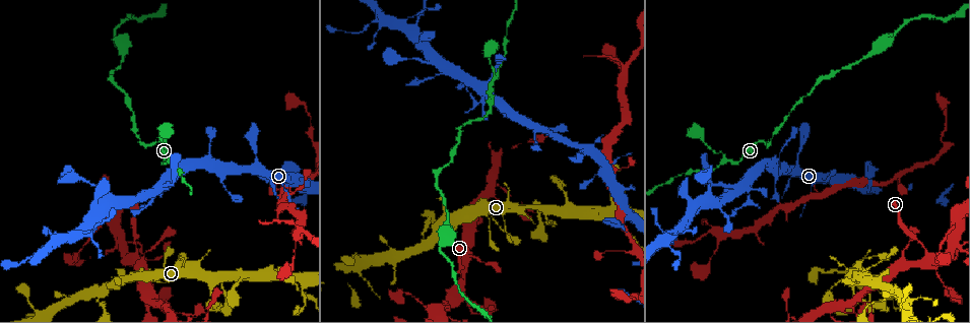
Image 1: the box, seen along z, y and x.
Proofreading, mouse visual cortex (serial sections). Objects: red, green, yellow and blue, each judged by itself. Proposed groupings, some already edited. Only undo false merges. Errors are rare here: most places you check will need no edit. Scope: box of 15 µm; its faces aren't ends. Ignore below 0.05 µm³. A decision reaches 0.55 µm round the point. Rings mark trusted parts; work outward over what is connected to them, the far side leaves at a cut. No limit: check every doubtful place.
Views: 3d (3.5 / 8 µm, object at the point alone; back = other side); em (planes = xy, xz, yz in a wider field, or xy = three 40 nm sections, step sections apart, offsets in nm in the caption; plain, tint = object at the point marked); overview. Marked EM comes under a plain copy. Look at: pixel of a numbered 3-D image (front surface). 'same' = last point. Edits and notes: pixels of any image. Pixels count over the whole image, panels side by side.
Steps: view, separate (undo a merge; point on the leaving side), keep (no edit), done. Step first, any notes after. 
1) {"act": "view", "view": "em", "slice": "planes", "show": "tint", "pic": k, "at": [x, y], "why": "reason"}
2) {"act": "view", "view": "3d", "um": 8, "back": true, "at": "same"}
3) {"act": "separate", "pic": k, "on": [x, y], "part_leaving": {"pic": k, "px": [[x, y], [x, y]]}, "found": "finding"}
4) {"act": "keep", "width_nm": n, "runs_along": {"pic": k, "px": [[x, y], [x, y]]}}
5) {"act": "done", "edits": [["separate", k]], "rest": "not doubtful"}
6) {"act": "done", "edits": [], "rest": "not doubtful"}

{"act": "view", "view": "em", "slice": "xy", "step": 2, "show": "tint", "pic": 1, "at": [610, 211]}

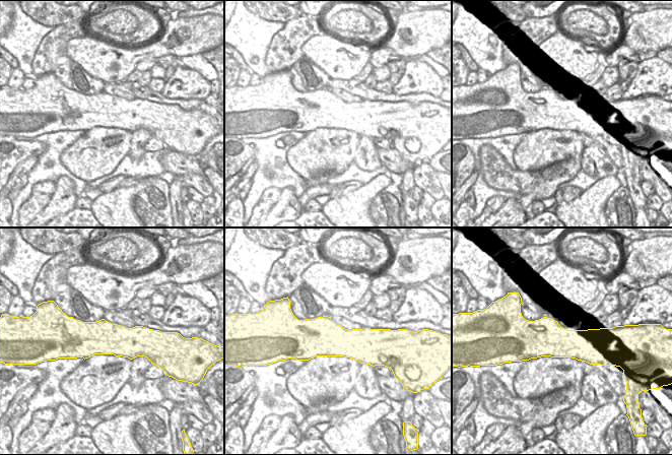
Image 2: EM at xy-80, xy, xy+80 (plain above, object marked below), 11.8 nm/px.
{"act": "view", "view": "3d", "um": 3.5, "at": "same"}

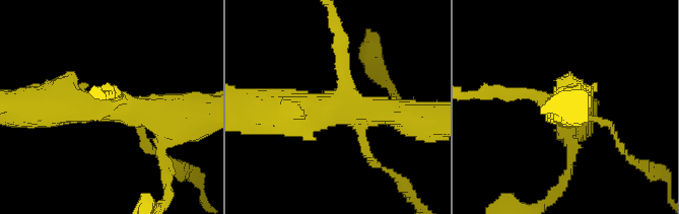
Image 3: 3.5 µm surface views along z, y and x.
{"act": "keep", "arms": 4, "runs_along": {"pic": 3, "px": [[31, 106], [172, 114]]}, "found": "continuous, no second cell"}

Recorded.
{"act": "view", "view": "3d", "um": 3.5, "pic": 1, "at": [167, 162]}

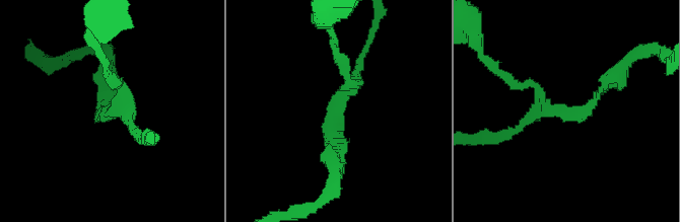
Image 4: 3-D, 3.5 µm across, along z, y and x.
{"act": "view", "view": "em", "slice": "xy", "step": 1, "show": "tint", "pic": 4, "at": [113, 111], "why": "need the tissue"}

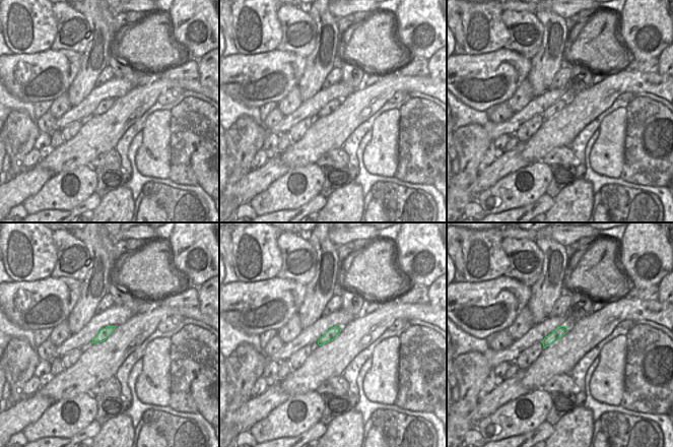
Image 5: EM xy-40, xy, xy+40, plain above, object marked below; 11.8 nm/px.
{"act": "keep", "arms": 3, "runs_along": {"pic": 4, "px": [[338, 147], [351, 85], [335, 52]]}, "found": "one cell here"}

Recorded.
{"act": "view", "view": "3d", "um": 3.5, "pic": 1, "at": [931, 258], "why": "calibre changes"}

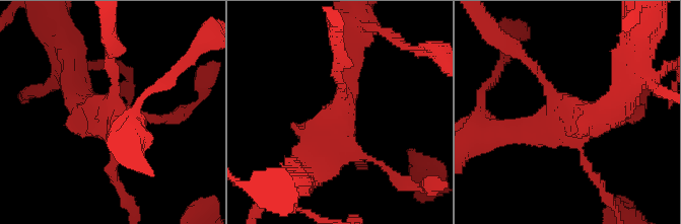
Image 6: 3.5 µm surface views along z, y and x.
{"act": "view", "view": "em", "slice": "xy", "step": 2, "show": "tint", "pic": 6, "at": [562, 110]}

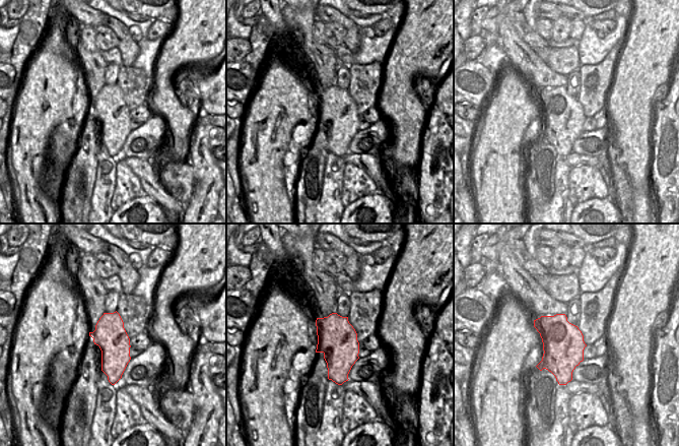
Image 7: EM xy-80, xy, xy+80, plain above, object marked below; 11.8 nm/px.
{"act": "keep", "width_nm": 480, "runs_along": {"pic": 6, "px": [[524, 57], [560, 109], [503, 132]]}, "found": "continuous, no second cell"}

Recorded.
{"act": "view", "view": "3d", "um": 3.5, "pic": 1, "at": [937, 273], "why": "calibre changes"}

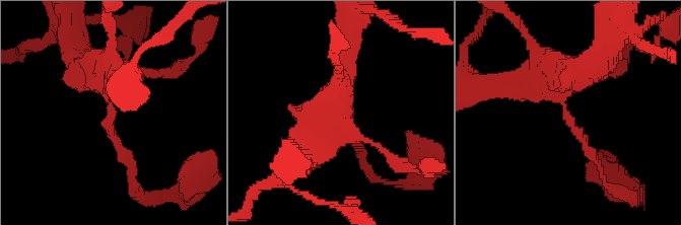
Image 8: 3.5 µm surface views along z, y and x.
{"act": "view", "view": "em", "slice": "xy", "step": 3, "show": "tint", "pic": 8, "at": [109, 113], "arm_widths_nm": [150, 400]}

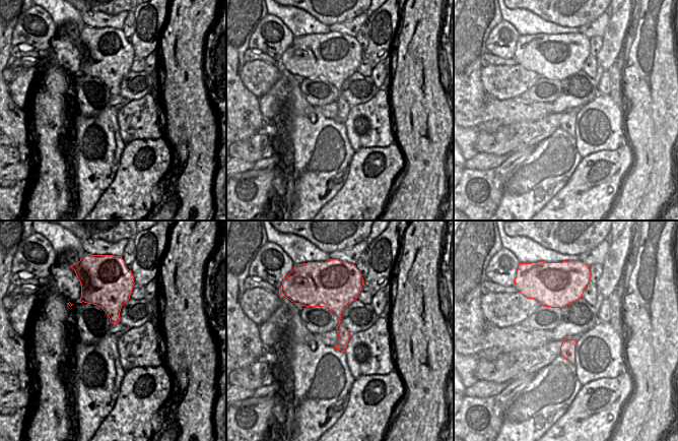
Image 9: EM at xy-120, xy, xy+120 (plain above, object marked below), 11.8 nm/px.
{"act": "view", "view": "em", "slice": "xy", "step": 1, "show": "tint", "at": "same", "why": "another direction"}

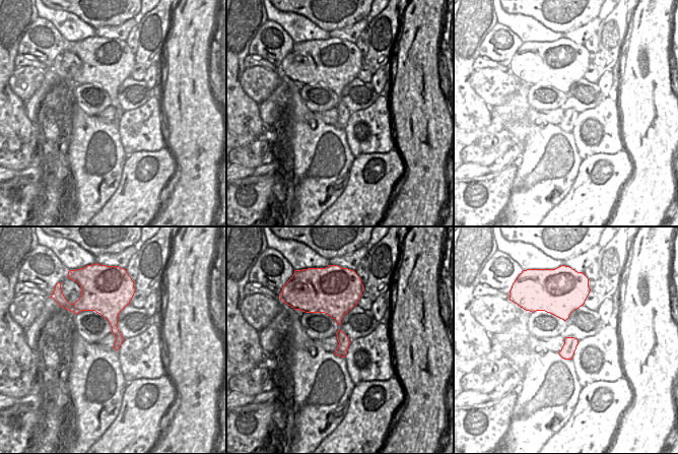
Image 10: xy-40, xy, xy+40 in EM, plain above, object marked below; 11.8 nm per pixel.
{"act": "keep", "runs_along": {"pic": 8, "px": [[538, 55], [600, 167]]}, "found": "all the same cell"}

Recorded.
{"act": "done", "edits": [], "rest": "not doubtful"}

